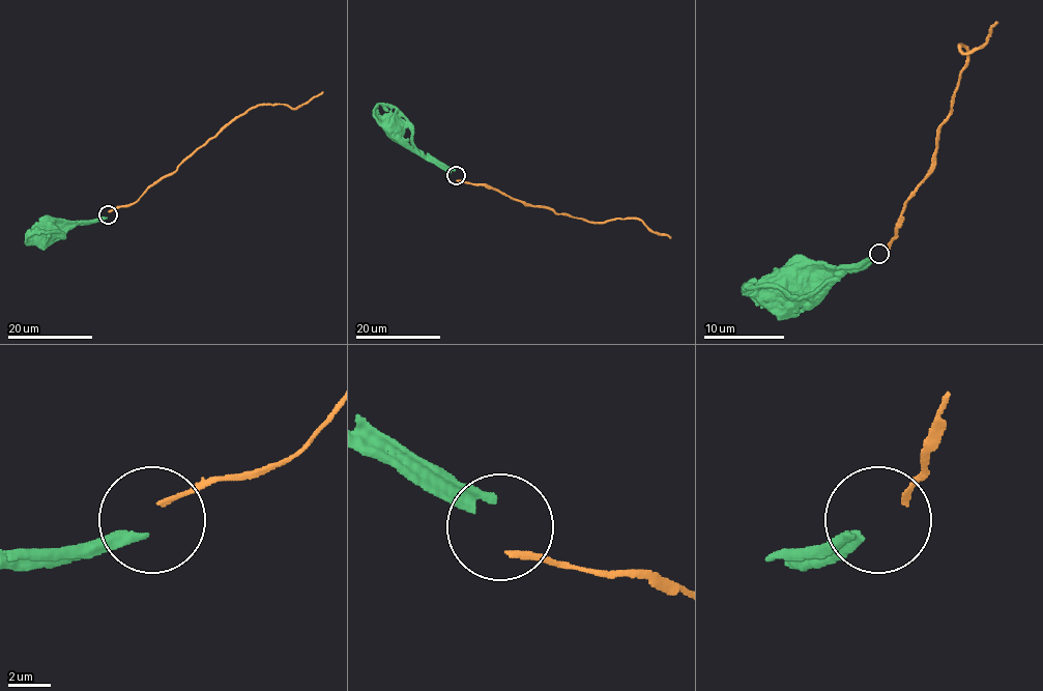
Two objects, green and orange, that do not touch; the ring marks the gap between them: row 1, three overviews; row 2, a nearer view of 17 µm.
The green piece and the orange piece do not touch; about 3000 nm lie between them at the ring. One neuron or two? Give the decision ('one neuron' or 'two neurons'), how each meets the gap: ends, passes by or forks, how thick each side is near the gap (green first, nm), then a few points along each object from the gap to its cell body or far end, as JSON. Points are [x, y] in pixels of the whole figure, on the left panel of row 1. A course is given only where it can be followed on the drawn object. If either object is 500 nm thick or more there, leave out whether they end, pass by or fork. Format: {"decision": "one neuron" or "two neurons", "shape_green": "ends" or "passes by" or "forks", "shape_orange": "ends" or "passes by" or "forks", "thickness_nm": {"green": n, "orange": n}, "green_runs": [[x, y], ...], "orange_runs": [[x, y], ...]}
{"decision": "two neurons", "shape_green": "ends", "shape_orange": "ends", "thickness_nm": {"green": 320, "orange": 200}, "green_runs": [[107, 218], [55, 221], [48, 233], [44, 232]], "orange_runs": [[108, 211], [135, 203], [149, 188], [177, 169], [250, 109], [266, 104], [297, 108], [323, 92]]}

